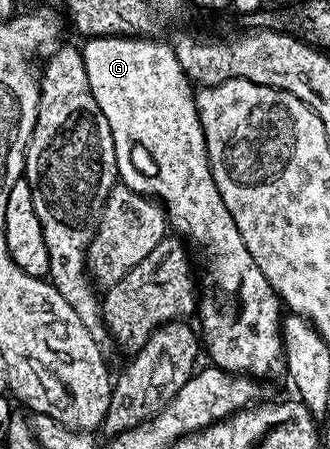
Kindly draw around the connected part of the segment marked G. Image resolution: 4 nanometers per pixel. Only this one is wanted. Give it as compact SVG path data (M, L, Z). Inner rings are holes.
M92 36L80 48L84 70L88 70L92 98L96 98L96 106L100 106L104 118L108 118L108 130L112 130L118 180L132 190L153 196L161 202L169 227L191 245L194 243L202 247L206 273L200 276L202 289L196 316L202 319L200 332L204 337L205 351L206 348L210 351L209 363L225 372L243 376L282 376L286 367L282 342L284 305L268 278L264 278L264 270L256 266L256 258L248 254L248 246L244 238L240 238L240 230L236 230L236 218L232 218L228 206L224 206L224 198L220 198L216 178L212 178L210 169L195 85L180 66L173 47L158 39L145 36Z

